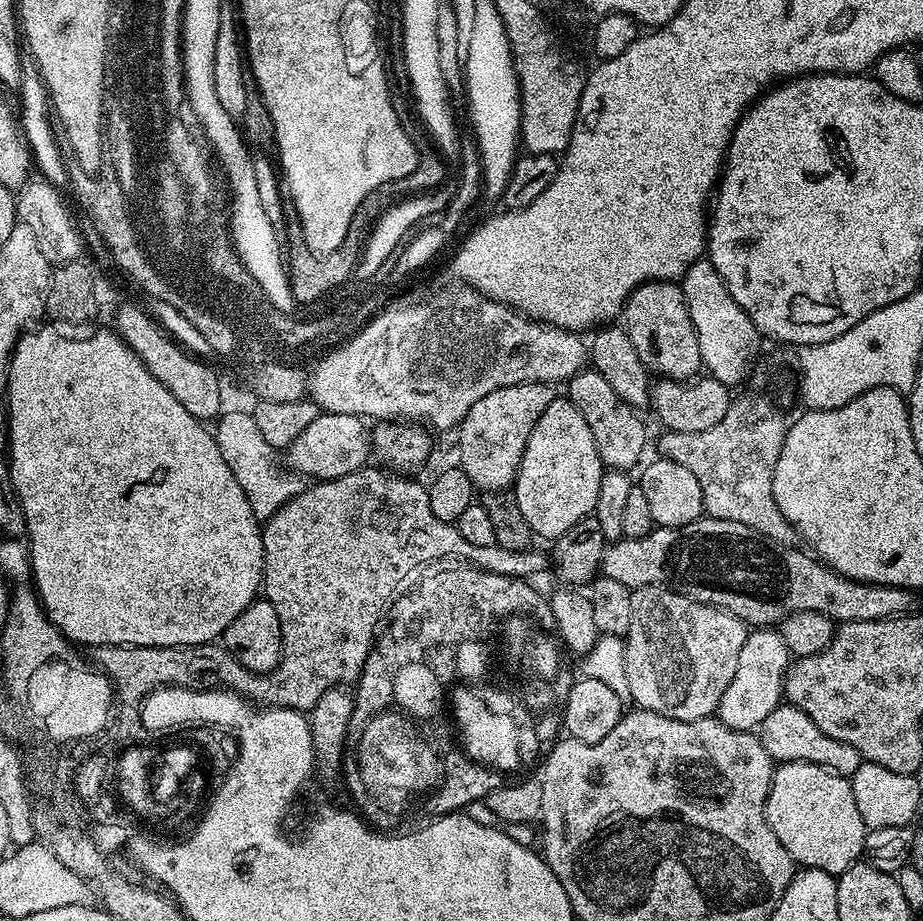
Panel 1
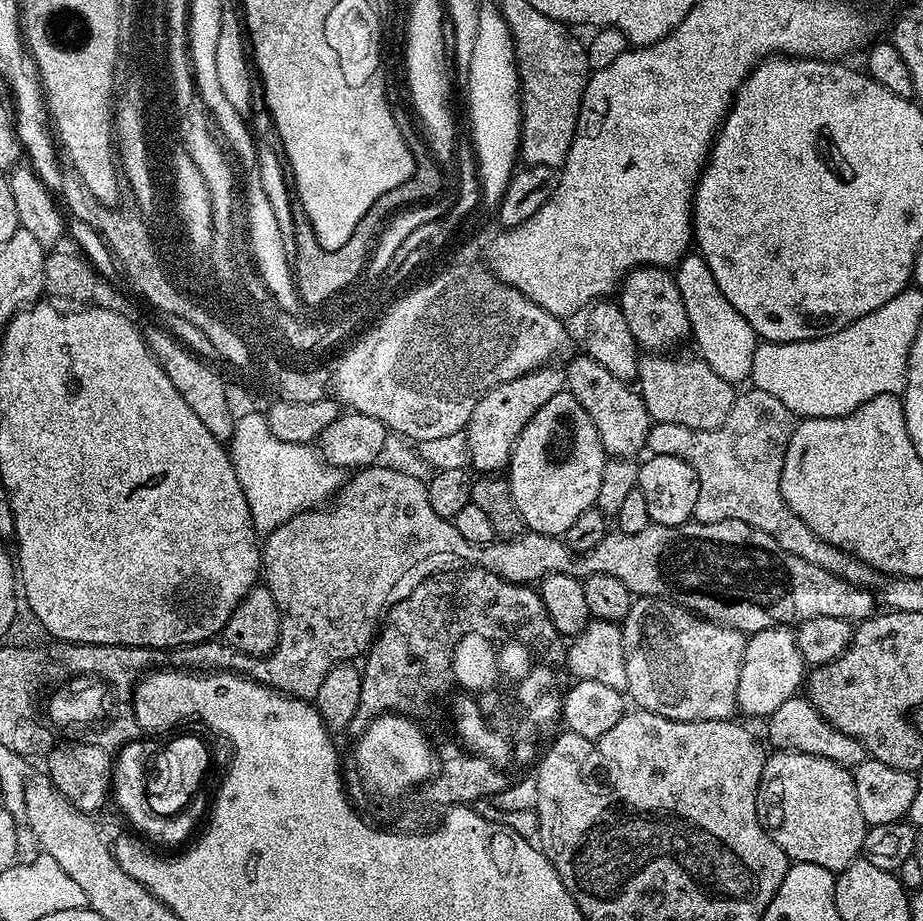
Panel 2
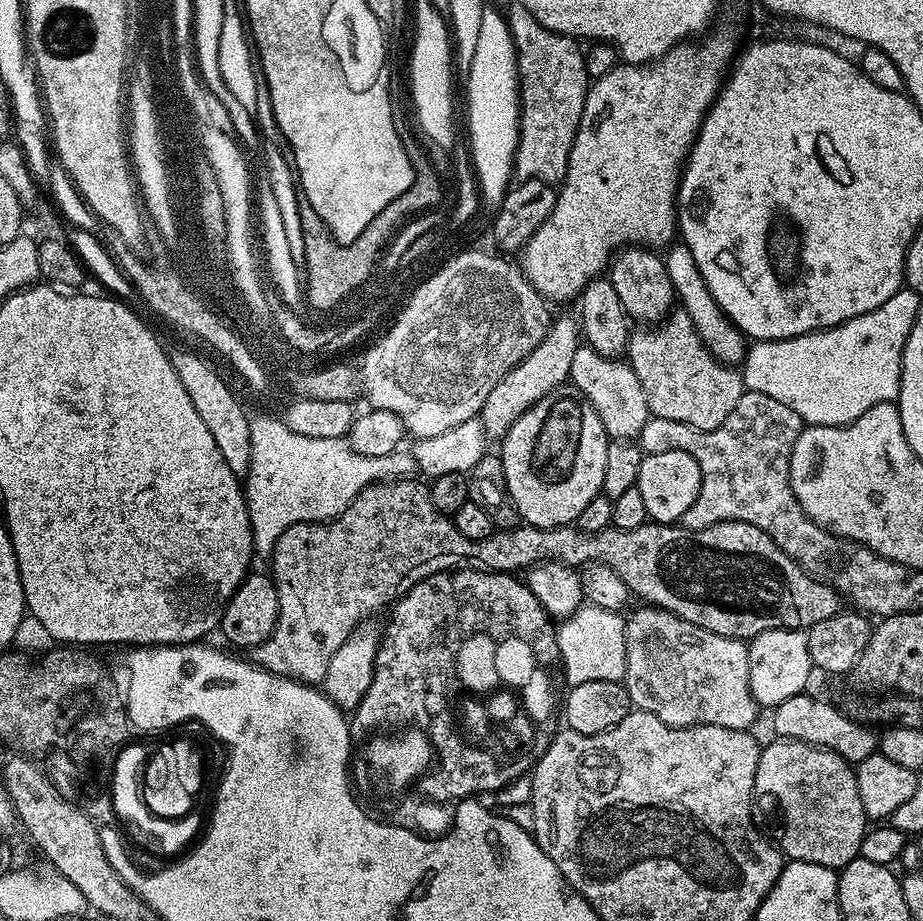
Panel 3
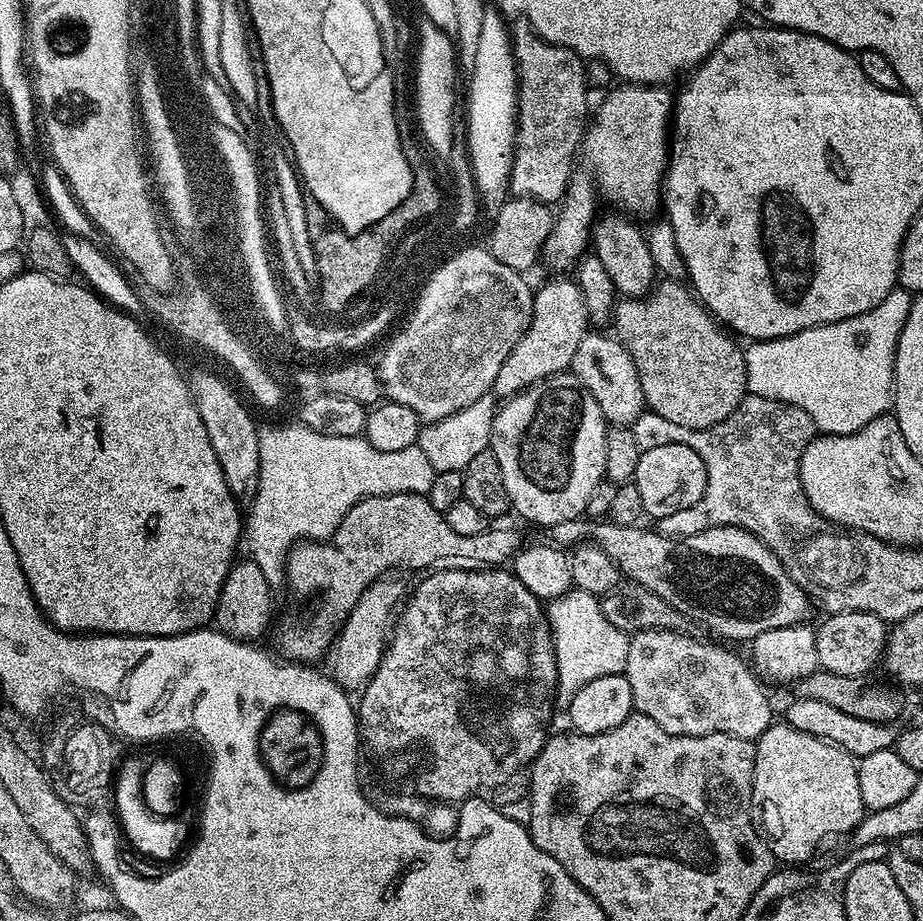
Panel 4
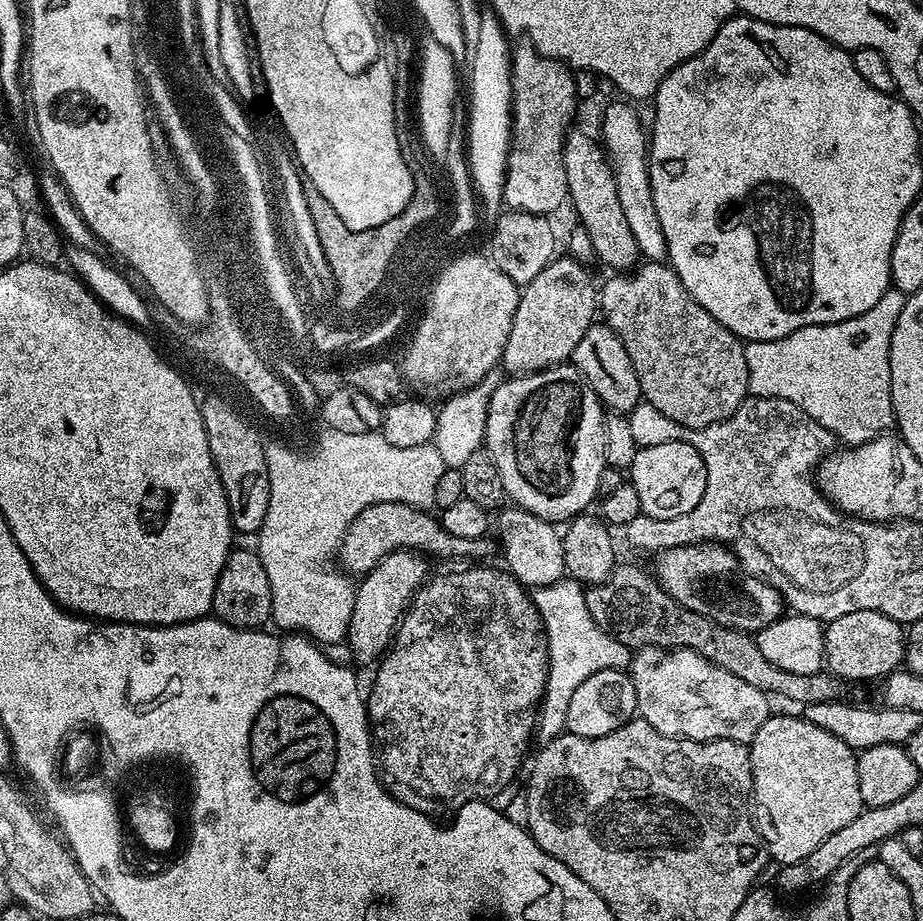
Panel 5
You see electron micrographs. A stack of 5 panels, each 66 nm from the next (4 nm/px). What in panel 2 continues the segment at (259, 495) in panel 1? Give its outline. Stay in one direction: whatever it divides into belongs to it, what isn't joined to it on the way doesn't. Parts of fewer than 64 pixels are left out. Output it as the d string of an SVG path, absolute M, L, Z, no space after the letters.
M263 411L236 418L230 441L230 455L234 474L238 474L238 486L242 486L246 502L250 506L252 524L260 534L272 532L282 526L282 522L294 518L299 512L309 512L311 508L327 505L346 483L345 473L324 459L312 444L282 442L282 438L274 438L270 434L268 417Z

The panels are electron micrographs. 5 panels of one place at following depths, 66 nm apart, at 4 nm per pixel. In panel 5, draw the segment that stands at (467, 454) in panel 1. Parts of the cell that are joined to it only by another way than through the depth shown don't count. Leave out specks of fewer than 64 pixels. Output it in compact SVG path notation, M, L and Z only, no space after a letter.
M571 258L553 259L552 263L547 264L542 270L542 274L538 274L538 278L534 278L534 282L523 285L520 293L520 301L518 302L518 310L514 316L514 326L510 330L510 338L506 338L506 350L504 351L504 359L502 365L505 373L509 377L525 376L527 372L541 372L544 368L552 368L556 364L563 364L569 359L574 350L574 346L578 346L578 342L582 342L582 334L586 334L586 330L590 327L598 316L598 284L597 281L592 281L592 276L585 265L580 264L579 261Z

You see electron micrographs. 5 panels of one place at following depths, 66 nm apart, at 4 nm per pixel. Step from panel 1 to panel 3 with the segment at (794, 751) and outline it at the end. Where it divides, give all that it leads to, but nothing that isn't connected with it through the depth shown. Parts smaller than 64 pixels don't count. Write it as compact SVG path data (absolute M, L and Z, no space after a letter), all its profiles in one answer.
M801 694L794 698L786 698L786 702L777 704L771 709L772 728L776 731L777 737L797 740L815 748L830 748L834 754L838 754L853 766L877 755L878 736L869 725L851 720L835 703L827 704L816 696L808 695Z

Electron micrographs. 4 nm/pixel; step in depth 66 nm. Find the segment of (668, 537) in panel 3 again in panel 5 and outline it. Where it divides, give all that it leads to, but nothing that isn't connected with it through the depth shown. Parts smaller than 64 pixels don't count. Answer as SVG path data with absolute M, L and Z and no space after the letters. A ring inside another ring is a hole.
M382 502L362 510L362 514L352 520L352 525L346 530L344 541L340 544L339 567L353 577L362 578L370 570L374 570L374 566L382 562L382 558L405 550L421 553L428 558L441 556L444 560L465 556L468 562L483 561L480 560L483 556L491 554L491 539L454 538L454 534L446 534L439 519L432 514L431 511L398 502ZM720 542L667 548L655 557L654 575L661 586L686 610L739 632L755 634L779 620L785 611L780 592L756 576L743 576L731 547Z

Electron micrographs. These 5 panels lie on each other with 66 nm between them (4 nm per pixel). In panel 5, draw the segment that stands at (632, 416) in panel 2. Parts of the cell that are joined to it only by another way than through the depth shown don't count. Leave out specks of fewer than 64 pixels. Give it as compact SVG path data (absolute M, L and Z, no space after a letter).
M594 322L588 327L586 334L582 334L582 342L574 346L570 363L582 373L605 409L616 414L627 414L633 412L637 404L641 403L638 374L634 374L630 354L626 354L626 346L622 346L618 334L614 334L614 330L607 324Z

